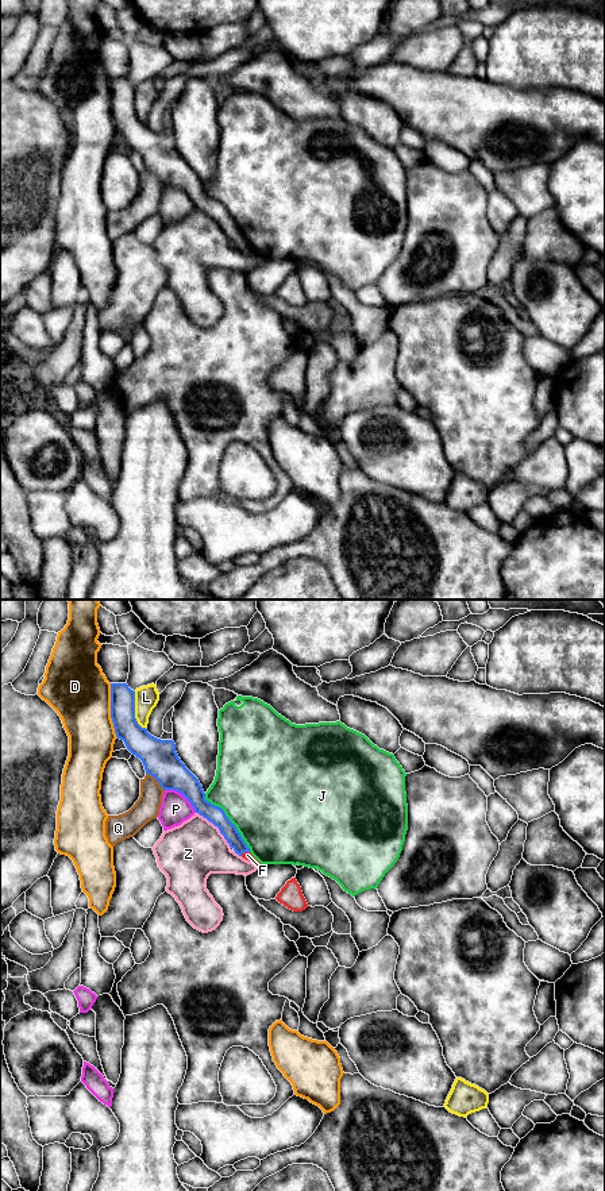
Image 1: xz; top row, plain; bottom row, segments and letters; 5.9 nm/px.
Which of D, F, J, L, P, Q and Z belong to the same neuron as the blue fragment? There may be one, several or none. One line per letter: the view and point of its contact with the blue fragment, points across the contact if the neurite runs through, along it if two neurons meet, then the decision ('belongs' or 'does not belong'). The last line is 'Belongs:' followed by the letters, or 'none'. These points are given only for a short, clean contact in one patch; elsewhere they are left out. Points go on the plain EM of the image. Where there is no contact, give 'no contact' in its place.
D: contact xz (111, 106); does not belong
F: contact xz (245, 246); way xz (219, 214), (245, 246), (247, 250); belongs
J: contact xz (228, 215); does not belong
L: contact xz (134, 106); does not belong
P: contact xz (182, 189); border xz (165, 184), (178, 187), (196, 207); does not belong
Q: contact xz (157, 174); does not belong
Z: contact xz (216, 220); does not belong
Belongs: F

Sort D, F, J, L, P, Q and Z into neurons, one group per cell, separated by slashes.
D / F / J / L / P / Q / Z

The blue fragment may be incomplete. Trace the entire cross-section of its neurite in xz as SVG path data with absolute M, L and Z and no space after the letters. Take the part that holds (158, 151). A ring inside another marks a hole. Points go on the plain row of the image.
M111 78L111 113L116 132L123 135L127 144L139 153L146 169L154 171L163 185L181 188L194 207L219 223L230 242L243 254L261 259L250 247L236 221L224 205L205 194L199 174L185 162L176 147L173 135L151 131L135 113L135 86L127 78Z

